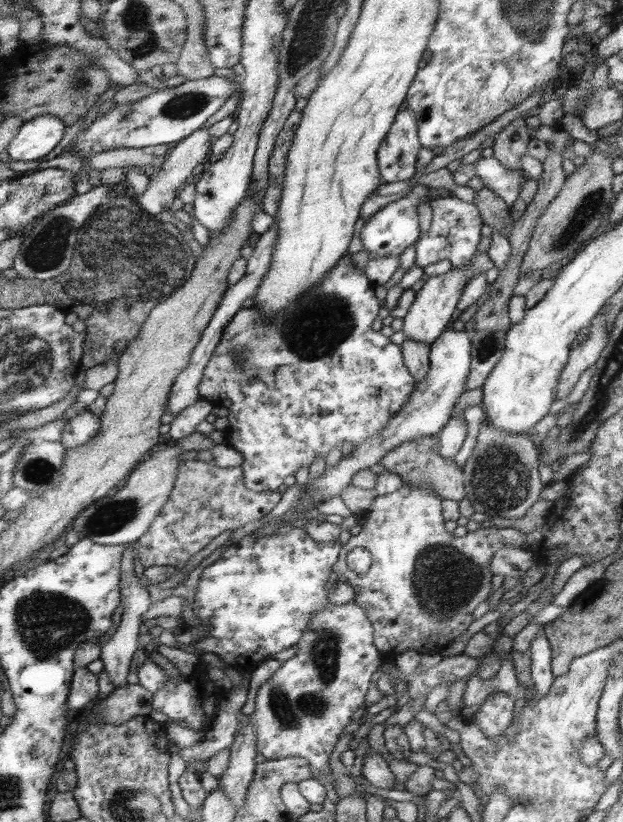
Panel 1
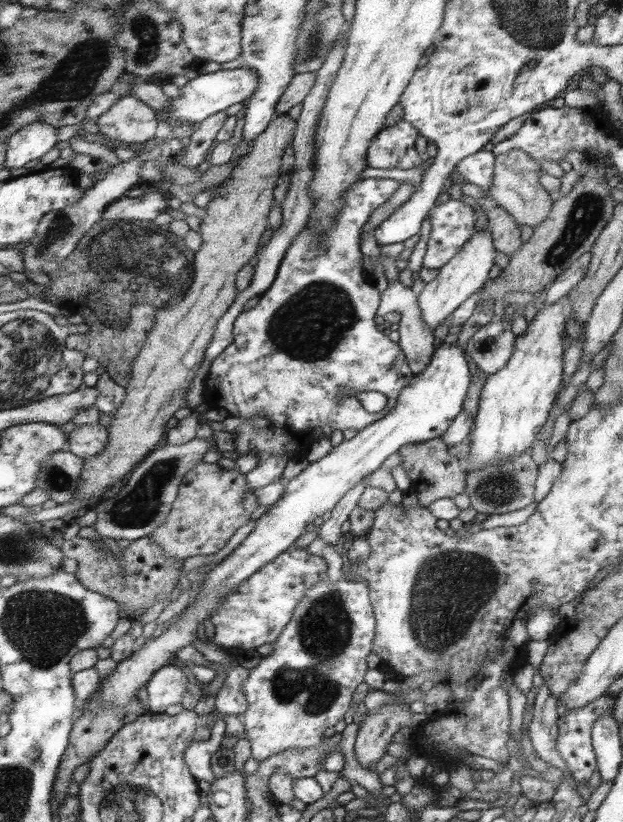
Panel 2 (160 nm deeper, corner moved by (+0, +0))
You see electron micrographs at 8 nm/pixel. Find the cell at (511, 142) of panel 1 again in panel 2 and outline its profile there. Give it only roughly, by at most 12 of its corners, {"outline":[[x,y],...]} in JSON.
{"outline":[[520,149],[495,155],[485,192],[520,227],[548,219],[555,197],[540,163]]}

